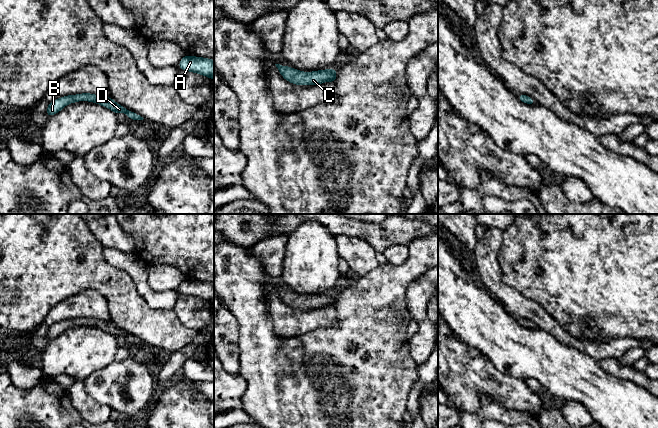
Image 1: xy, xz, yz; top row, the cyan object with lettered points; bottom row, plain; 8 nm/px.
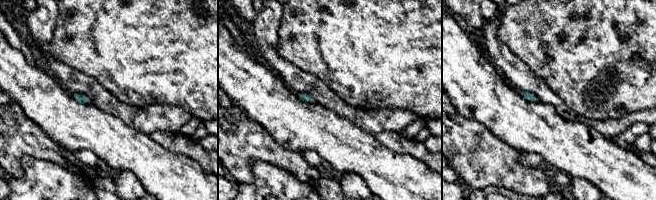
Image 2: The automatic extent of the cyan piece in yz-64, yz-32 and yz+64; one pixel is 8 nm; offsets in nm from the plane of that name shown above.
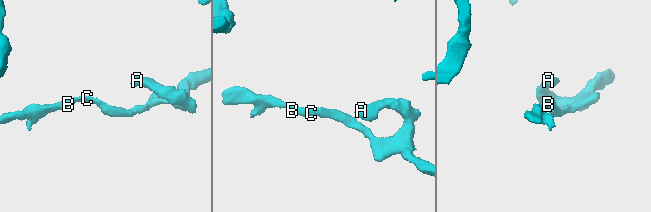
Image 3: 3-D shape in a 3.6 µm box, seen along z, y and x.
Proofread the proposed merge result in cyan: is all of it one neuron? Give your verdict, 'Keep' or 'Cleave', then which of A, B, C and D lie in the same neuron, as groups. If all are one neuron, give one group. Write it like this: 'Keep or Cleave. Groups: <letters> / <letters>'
Keep. Groups: A B C D

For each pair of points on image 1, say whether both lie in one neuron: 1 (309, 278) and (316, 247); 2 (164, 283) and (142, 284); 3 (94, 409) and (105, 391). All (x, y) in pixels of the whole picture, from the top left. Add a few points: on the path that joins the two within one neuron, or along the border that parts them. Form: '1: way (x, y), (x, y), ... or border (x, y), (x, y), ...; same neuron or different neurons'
1: way (313, 270), (313, 255); same neuron
2: border (149, 266), (148, 285), (156, 291), (172, 290); different neurons
3: border (83, 385), (91, 397), (111, 409); different neurons

